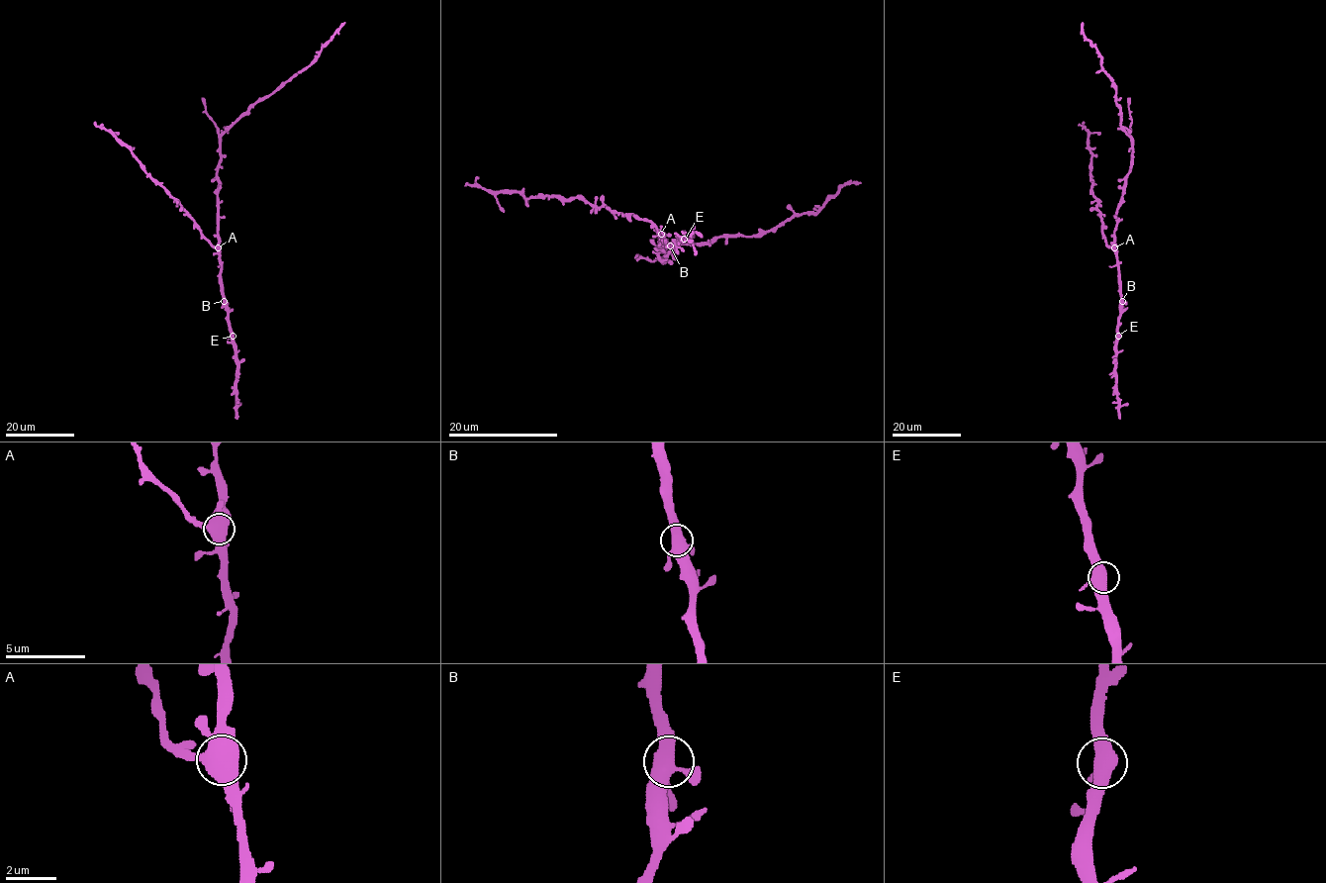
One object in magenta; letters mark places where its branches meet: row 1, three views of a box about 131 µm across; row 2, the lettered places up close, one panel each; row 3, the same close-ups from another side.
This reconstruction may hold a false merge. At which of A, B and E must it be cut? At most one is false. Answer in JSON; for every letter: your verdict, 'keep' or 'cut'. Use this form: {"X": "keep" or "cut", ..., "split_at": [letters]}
{"A": "keep", "B": "keep", "E": "keep", "split_at": []}

